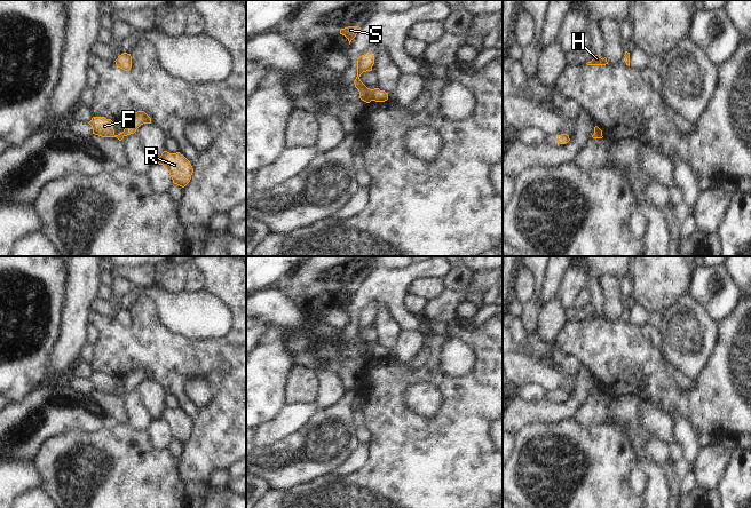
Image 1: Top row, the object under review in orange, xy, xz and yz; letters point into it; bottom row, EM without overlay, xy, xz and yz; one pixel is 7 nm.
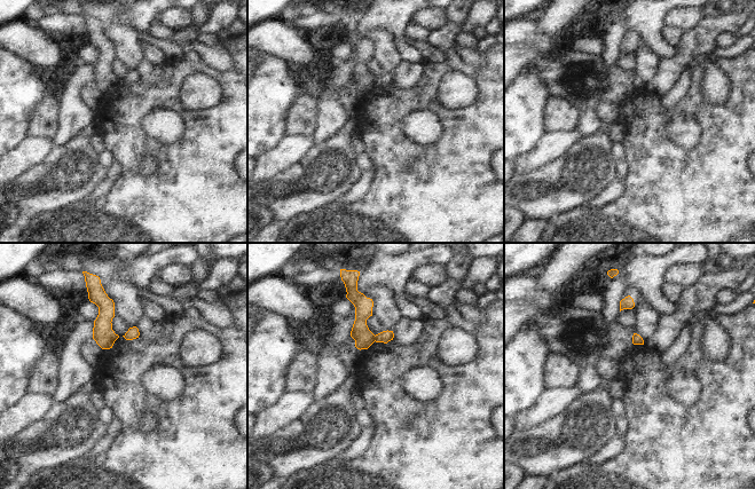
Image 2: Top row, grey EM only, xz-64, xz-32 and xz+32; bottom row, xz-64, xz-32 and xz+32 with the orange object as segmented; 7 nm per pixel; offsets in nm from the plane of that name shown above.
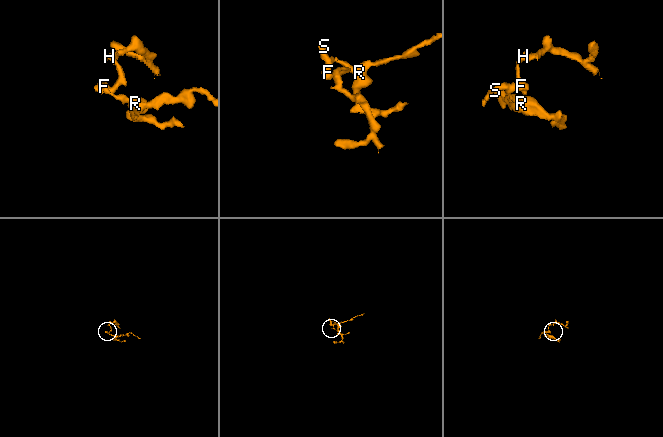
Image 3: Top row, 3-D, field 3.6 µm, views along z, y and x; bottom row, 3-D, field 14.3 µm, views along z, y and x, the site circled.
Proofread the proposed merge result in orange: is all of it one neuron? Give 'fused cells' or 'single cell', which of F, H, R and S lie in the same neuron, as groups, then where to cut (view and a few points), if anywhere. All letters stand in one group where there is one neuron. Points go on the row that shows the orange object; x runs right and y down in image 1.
fused cells; groups F R S / H; cut xz (371, 89), (372, 100)

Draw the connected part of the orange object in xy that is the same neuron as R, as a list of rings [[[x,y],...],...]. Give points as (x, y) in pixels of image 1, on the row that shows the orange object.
[[[164,151],[157,159],[169,173],[173,183],[184,188],[191,180],[193,168],[190,161],[180,152],[169,153]]]

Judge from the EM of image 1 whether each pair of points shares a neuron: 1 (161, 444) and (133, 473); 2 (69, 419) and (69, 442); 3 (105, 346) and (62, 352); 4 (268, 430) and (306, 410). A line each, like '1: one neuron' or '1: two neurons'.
1: two neurons
2: two neurons
3: two neurons
4: one neuron

